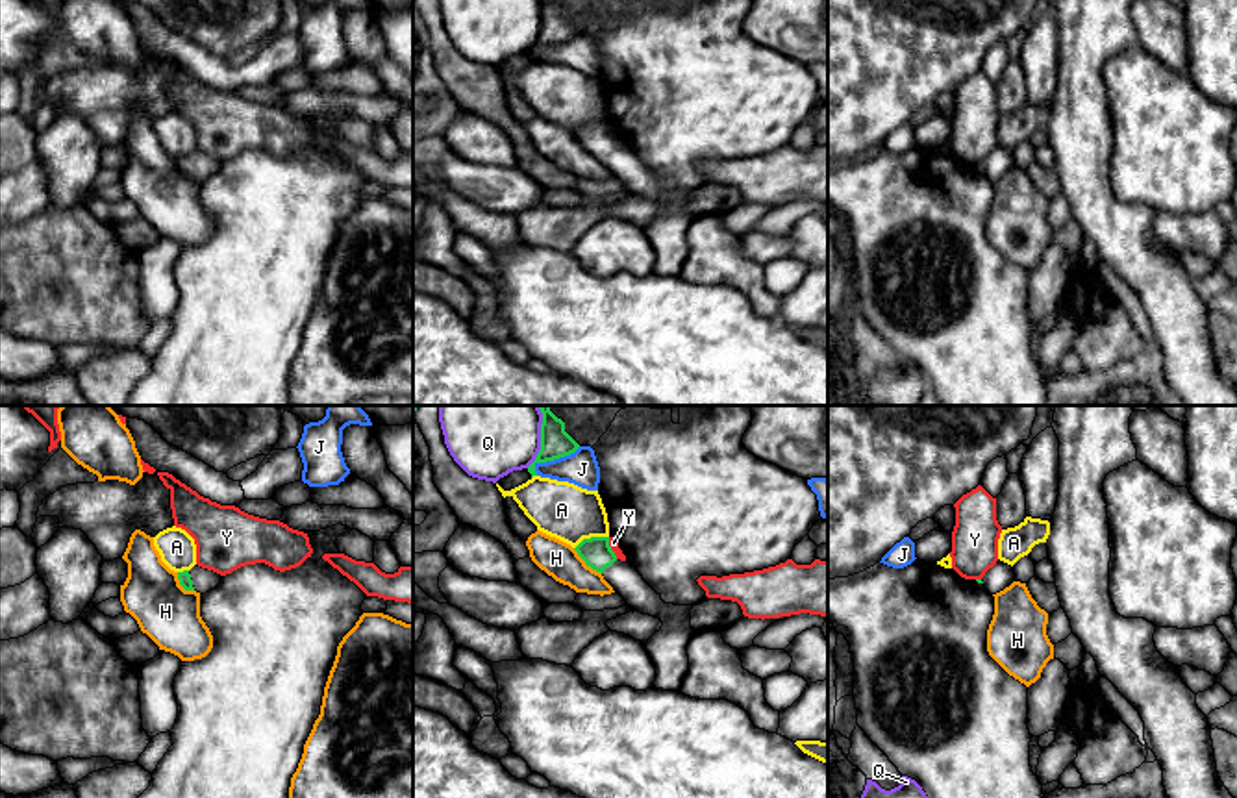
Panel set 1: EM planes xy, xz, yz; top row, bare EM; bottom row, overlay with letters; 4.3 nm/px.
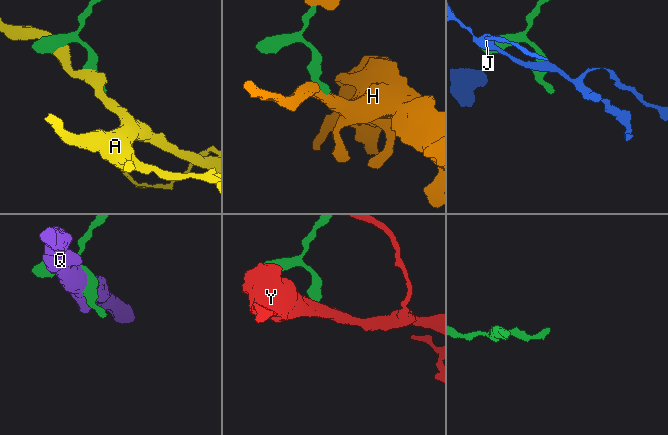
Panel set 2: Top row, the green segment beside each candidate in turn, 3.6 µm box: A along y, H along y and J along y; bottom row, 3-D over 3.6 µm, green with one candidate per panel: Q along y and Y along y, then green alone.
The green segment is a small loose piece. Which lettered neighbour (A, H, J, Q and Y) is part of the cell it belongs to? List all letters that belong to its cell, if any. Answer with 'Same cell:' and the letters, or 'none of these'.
Same cell: none of these

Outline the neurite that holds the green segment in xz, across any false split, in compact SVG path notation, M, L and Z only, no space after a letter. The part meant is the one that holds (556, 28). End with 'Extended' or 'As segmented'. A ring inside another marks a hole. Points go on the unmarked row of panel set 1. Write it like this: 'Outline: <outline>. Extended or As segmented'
Outline: M543 0L541 9L541 35L535 46L528 52L528 57L537 61L535 50L554 46L574 39L580 30L565 17L565 7L556 0Z. As segmented

